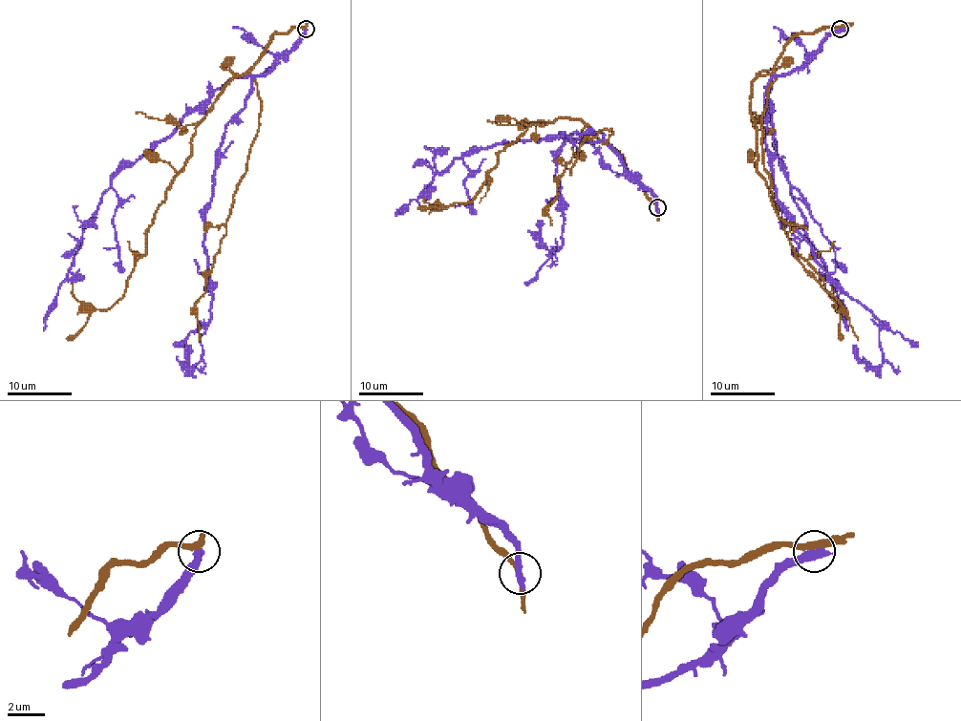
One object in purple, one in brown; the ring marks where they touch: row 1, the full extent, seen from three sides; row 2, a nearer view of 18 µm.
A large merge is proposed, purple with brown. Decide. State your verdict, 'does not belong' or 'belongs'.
does not belong

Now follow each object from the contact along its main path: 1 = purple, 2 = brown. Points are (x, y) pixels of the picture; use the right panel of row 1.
1: (840, 30), (777, 74), (763, 105), (775, 198), (821, 267), (879, 321), (879, 366), (853, 345)
2: (840, 28), (796, 34), (775, 68), (753, 83), (751, 116), (758, 174), (795, 251), (833, 300), (842, 338)

